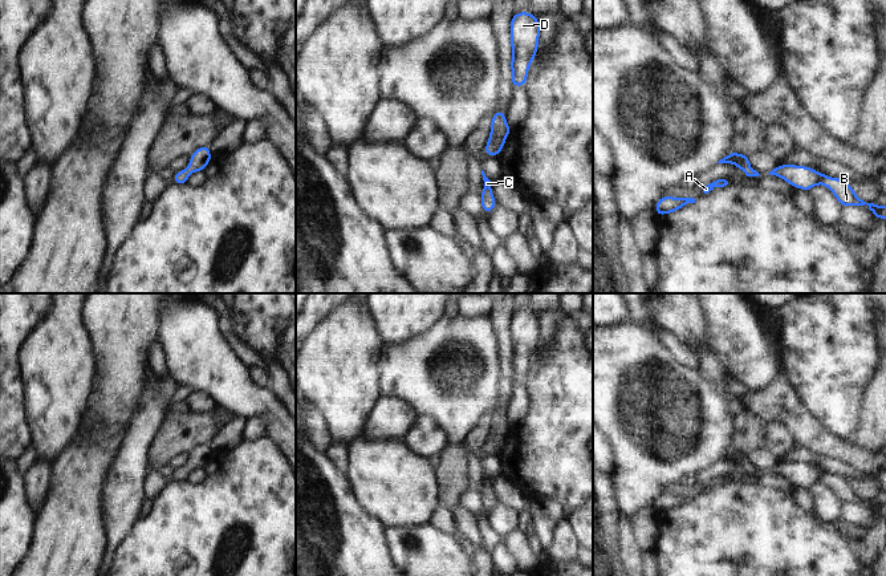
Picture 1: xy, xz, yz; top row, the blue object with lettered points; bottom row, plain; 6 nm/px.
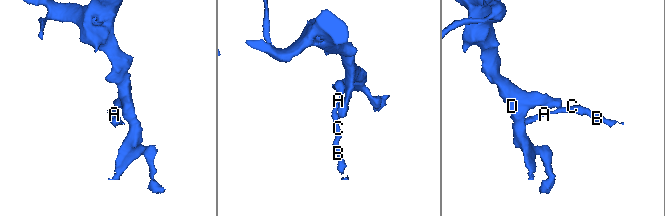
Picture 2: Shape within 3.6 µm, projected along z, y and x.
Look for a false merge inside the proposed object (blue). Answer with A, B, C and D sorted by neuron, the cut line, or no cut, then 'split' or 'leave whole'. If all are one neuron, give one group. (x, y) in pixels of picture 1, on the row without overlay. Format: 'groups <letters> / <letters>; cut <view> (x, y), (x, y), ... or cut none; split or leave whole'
groups A B C D; cut none; leave whole

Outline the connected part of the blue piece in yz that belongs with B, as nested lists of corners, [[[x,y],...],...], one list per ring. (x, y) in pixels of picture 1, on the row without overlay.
[[[788,461],[783,463],[777,462],[768,471],[779,474],[787,478],[791,483],[808,490],[813,483],[824,482],[833,490],[842,504],[867,502],[869,507],[875,515],[886,518],[886,504],[863,499],[857,494],[855,488],[844,476],[832,475],[825,472],[824,470],[820,471],[816,466],[810,466],[808,463],[796,463]]]

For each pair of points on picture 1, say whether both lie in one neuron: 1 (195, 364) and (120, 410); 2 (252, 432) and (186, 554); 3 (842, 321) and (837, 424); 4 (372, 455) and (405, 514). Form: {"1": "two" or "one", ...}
{"1": "two", "2": "two", "3": "one", "4": "one"}

